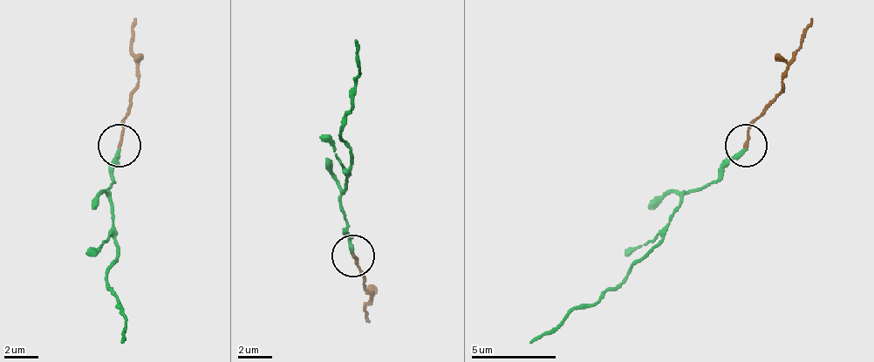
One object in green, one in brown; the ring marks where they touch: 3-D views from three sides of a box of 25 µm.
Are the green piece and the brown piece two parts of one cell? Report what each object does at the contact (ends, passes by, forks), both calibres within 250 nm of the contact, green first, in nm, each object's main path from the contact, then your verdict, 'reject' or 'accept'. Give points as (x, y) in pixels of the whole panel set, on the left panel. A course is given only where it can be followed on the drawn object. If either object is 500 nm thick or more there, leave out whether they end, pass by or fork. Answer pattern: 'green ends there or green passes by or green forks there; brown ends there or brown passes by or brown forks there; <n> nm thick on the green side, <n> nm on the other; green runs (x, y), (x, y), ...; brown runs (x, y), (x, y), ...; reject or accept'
green ends there; brown ends there; 240 nm thick on the green side, 180 nm on the other; green runs (120, 146), (112, 184), (107, 188), (116, 243), (107, 286), (125, 316), (120, 341); brown runs (120, 146), (120, 120), (137, 91), (137, 19); accept

